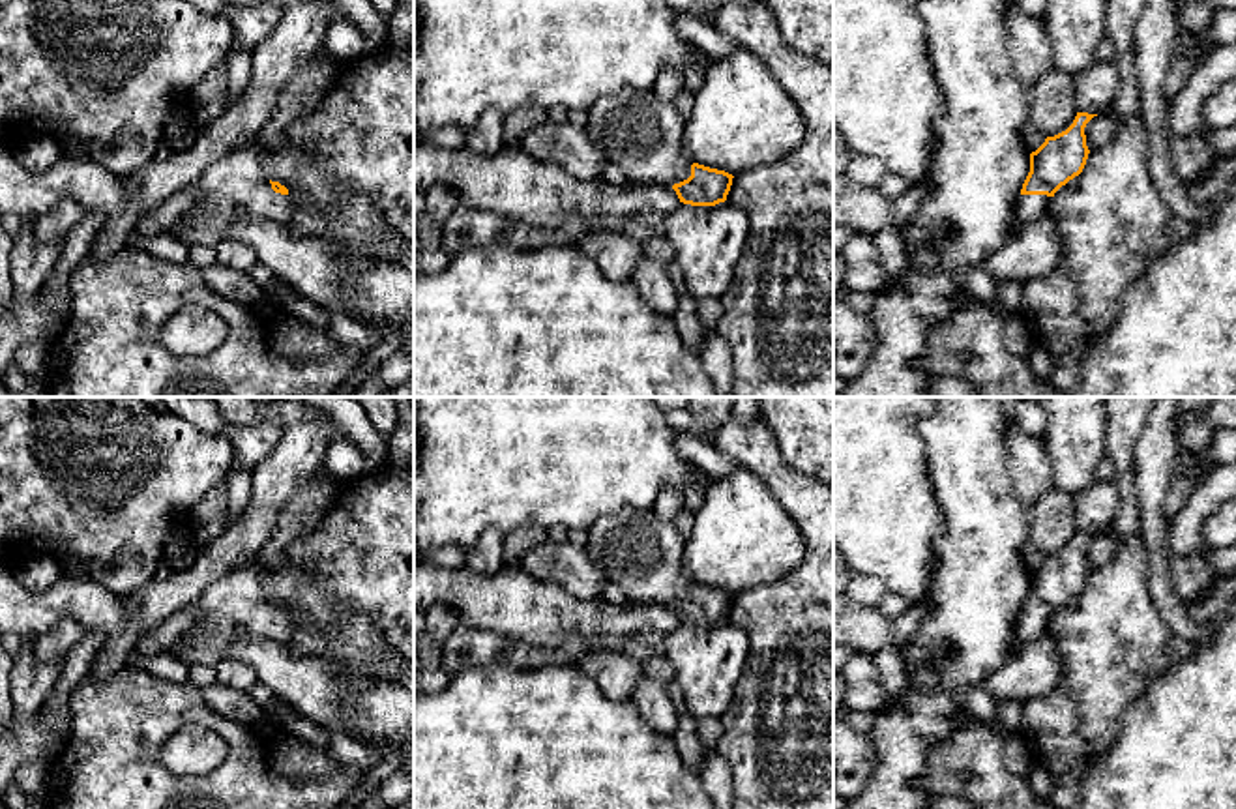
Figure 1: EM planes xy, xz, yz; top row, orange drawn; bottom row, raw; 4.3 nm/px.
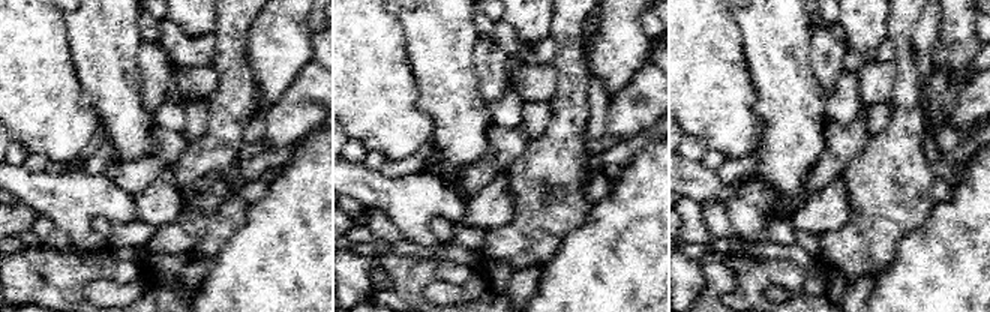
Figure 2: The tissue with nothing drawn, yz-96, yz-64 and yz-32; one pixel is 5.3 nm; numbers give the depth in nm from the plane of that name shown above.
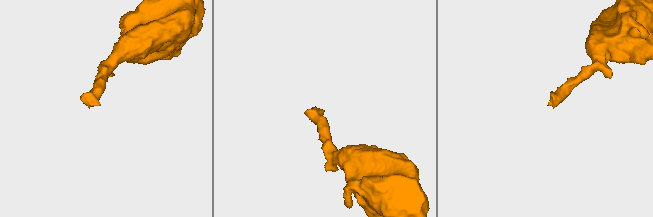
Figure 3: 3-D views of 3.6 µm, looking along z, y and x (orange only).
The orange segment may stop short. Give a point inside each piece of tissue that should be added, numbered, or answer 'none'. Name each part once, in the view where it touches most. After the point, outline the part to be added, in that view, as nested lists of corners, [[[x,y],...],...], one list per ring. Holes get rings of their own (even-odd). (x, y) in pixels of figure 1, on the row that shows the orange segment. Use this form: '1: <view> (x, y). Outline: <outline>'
1: xz (643, 135). Outline: [[[625,88],[601,96],[584,129],[629,180],[672,187],[691,176],[684,125],[674,103],[661,101],[652,90]]]

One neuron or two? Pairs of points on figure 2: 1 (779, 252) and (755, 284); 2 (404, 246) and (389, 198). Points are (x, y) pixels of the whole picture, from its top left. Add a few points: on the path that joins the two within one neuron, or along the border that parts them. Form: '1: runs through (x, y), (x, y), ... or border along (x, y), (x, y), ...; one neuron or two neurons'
1: border along (747, 255), (756, 260), (792, 260), (806, 270); two neurons
2: border along (404, 237), (420, 245), (438, 243); two neurons

